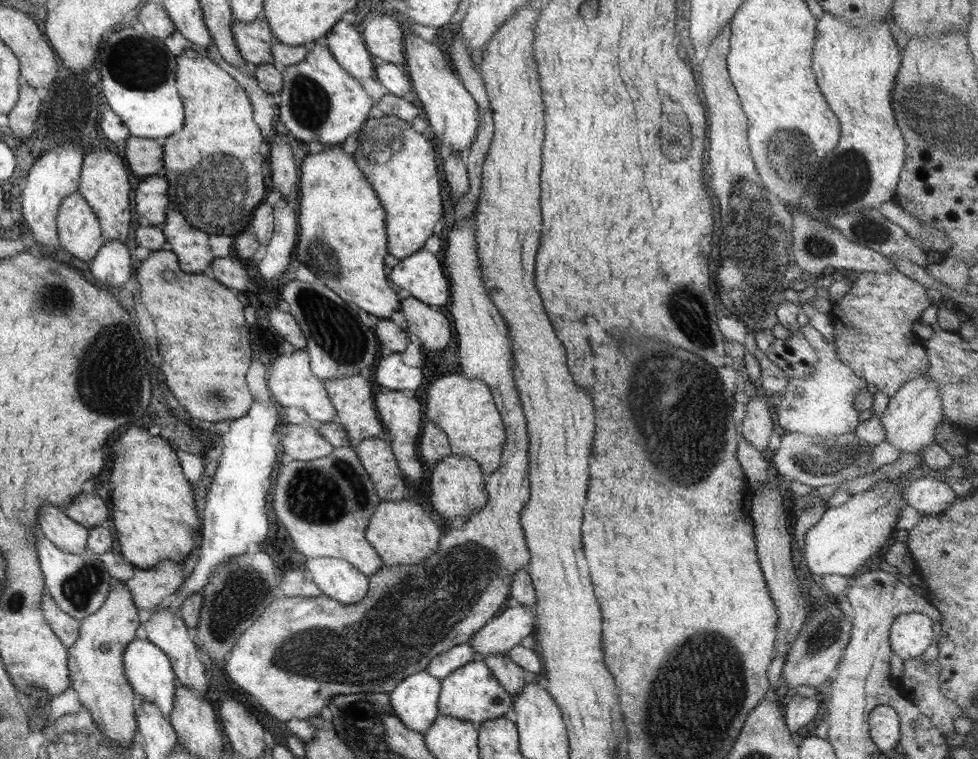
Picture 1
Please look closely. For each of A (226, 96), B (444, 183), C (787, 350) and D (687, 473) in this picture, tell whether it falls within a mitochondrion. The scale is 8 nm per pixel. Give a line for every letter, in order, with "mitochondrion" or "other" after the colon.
A: other
B: other
C: other
D: mitochondrion

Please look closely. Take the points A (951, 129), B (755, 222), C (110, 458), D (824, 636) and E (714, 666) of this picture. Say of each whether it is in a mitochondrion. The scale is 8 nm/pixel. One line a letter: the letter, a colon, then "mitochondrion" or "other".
A: mitochondrion
B: mitochondrion
C: other
D: mitochondrion
E: mitochondrion

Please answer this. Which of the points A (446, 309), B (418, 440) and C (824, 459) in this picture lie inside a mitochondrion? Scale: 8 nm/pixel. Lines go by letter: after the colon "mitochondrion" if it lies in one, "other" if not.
A: other
B: other
C: mitochondrion

